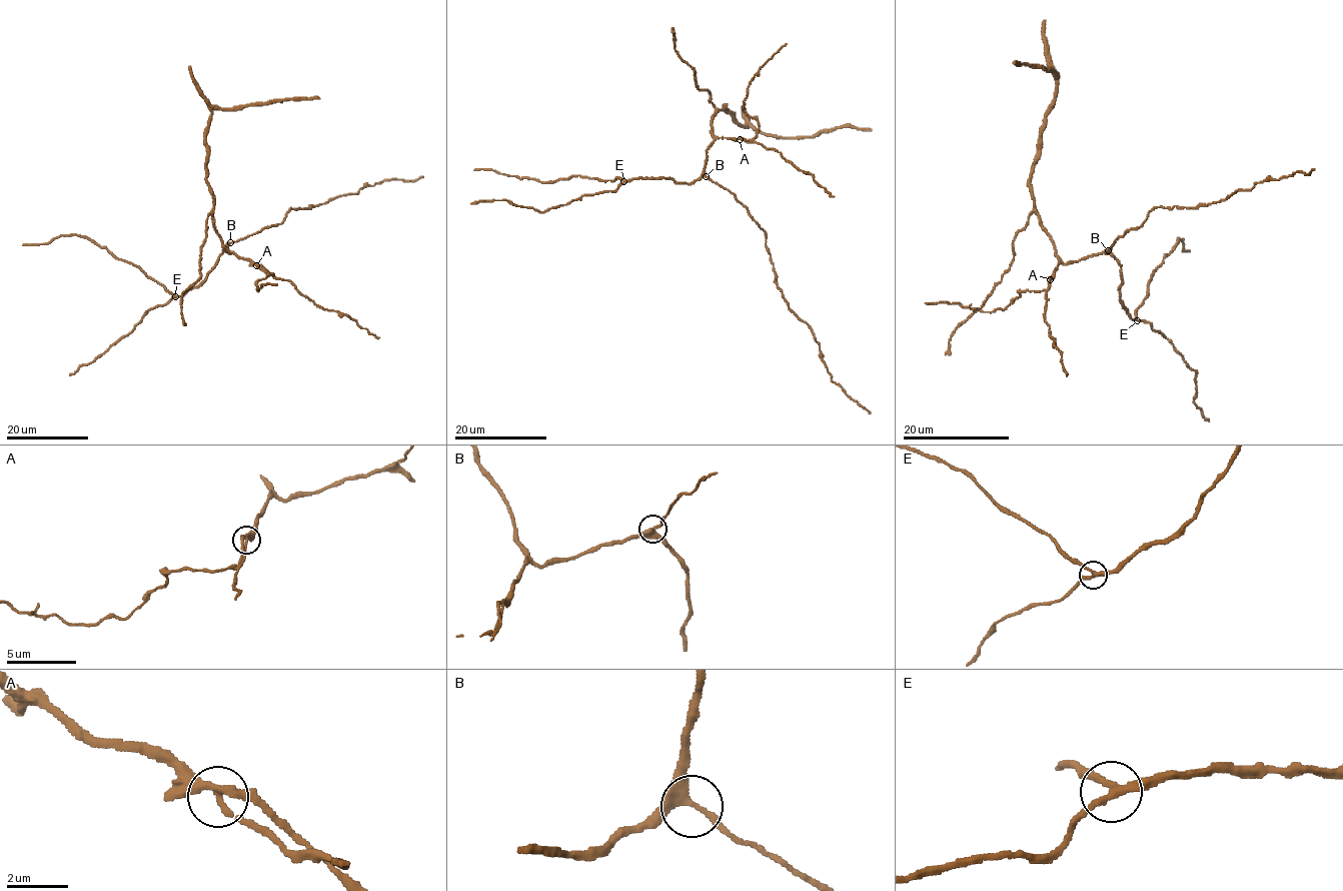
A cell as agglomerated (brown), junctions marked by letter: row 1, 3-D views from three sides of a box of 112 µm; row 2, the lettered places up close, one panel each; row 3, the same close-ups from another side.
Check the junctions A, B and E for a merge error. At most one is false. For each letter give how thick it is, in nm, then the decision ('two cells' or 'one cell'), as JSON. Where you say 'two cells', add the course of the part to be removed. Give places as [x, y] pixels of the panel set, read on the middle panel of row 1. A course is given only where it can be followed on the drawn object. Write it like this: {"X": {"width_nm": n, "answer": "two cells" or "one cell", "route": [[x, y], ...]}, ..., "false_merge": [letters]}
{"A": {"width_nm": 220, "answer": "two cells", "route": [[739, 139], [752, 140], [759, 123], [745, 110], [748, 86], [762, 65], [787, 44]]}, "B": {"width_nm": 280, "answer": "one cell"}, "E": {"width_nm": 240, "answer": "one cell"}, "false_merge": ["A"]}

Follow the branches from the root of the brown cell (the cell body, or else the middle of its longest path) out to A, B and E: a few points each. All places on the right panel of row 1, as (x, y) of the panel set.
A: (1086, 256), (1057, 264), (1050, 279)
B: (1086, 256), (1108, 250)
E: (1086, 256), (1107, 252), (1118, 260), (1123, 280), (1120, 299), (1131, 317), (1137, 320)

